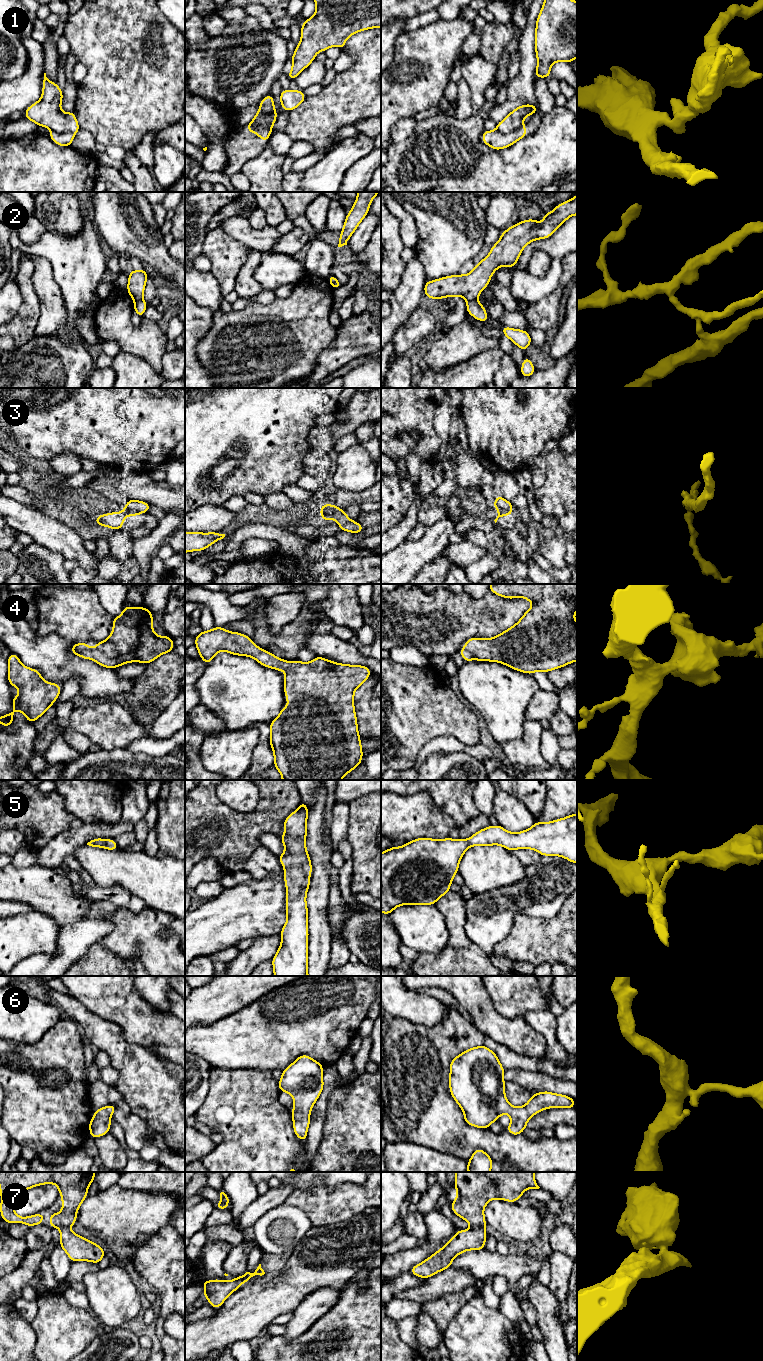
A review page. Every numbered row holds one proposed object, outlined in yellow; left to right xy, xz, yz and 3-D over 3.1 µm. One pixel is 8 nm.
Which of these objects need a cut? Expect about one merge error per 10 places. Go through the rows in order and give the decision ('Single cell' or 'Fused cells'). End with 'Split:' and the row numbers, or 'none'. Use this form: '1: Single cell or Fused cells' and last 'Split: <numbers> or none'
1: Fused cells
2: Single cell
3: Fused cells
4: Single cell
5: Single cell
6: Single cell
7: Fused cells
Split: 1, 3, 7

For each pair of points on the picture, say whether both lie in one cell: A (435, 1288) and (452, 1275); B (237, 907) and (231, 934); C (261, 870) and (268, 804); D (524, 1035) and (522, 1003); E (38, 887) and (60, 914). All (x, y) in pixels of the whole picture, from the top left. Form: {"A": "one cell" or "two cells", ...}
{"A": "one cell", "B": "one cell", "C": "two cells", "D": "two cells", "E": "one cell"}

